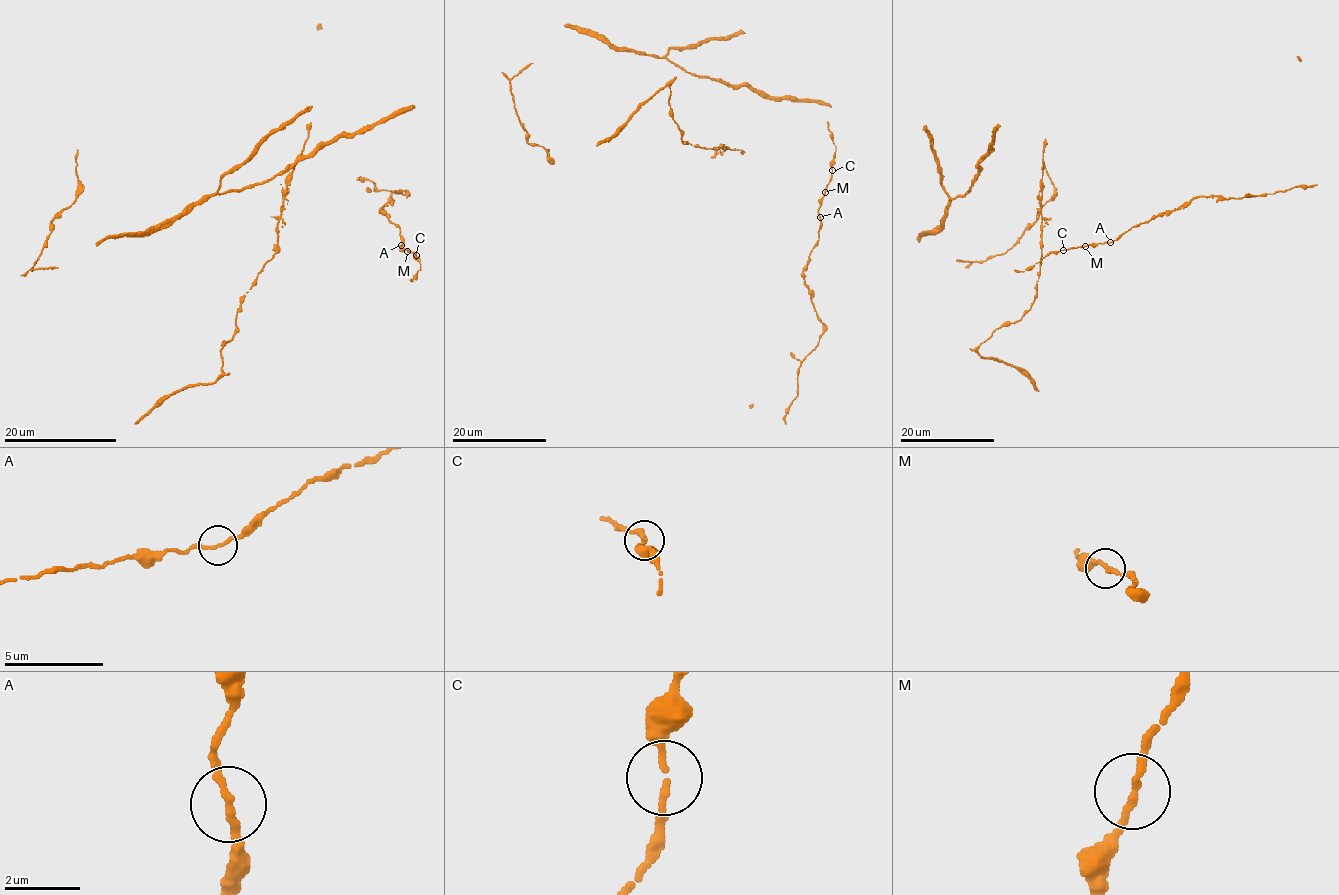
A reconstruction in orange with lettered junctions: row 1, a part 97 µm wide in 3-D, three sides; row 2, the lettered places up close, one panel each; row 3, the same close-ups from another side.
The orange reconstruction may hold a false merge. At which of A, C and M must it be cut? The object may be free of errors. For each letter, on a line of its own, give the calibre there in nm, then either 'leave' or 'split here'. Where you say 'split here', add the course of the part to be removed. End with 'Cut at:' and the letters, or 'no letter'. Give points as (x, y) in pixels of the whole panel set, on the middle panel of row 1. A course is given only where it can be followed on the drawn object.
A: 190 nm thick; leave
C: 150 nm thick; leave
M: 190 nm thick; leave
Cut at: no letter

